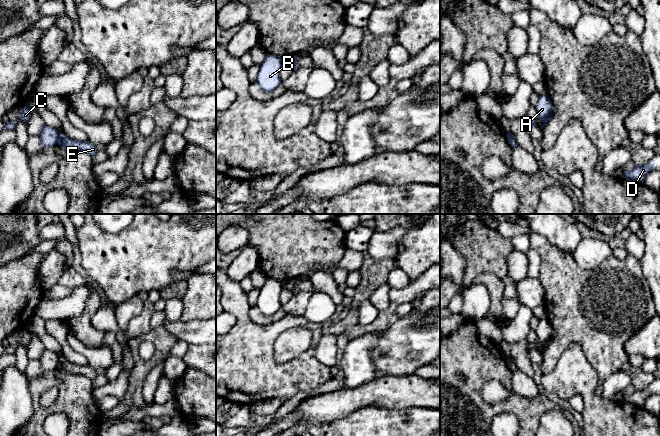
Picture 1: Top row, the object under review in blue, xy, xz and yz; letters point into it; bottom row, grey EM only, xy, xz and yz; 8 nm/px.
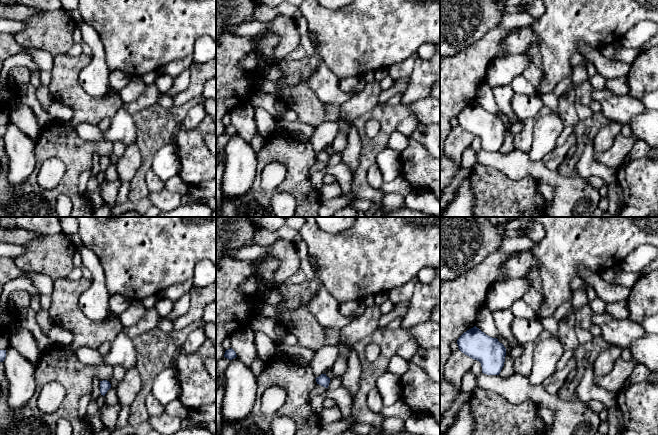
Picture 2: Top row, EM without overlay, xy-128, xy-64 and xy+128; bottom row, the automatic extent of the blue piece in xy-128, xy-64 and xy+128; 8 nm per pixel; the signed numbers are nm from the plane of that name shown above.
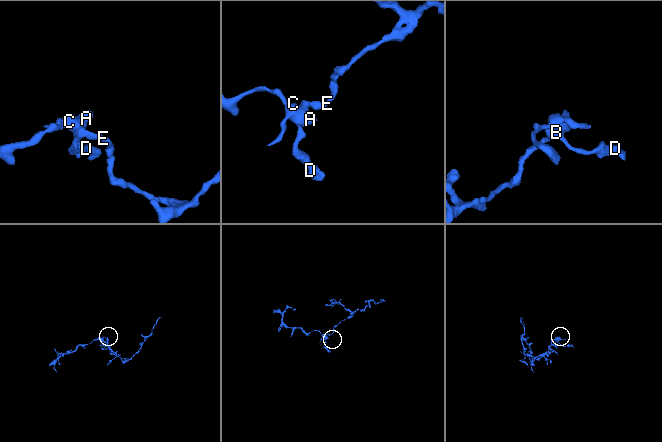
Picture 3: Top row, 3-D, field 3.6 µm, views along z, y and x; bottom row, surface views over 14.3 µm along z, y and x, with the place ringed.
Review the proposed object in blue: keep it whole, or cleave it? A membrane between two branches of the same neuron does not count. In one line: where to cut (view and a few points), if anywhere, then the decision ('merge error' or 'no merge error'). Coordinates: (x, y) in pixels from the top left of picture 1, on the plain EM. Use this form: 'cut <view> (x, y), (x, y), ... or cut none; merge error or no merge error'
cut xy (60, 358), (57, 366); merge error

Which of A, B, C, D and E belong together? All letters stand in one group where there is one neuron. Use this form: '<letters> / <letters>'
A B C D / E

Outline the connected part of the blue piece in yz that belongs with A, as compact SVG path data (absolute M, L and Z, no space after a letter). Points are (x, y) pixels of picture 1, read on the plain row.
M540 319L536 328L536 334L538 337L538 342L543 346L543 349L540 351L541 353L543 353L543 351L550 344L552 332L553 329L548 319Z

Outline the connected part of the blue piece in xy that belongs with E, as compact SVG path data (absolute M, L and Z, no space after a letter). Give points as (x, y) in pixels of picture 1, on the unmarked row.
M60 358L58 369L71 374L79 374L89 378L91 381L95 380L98 372L89 365L77 365L65 358Z

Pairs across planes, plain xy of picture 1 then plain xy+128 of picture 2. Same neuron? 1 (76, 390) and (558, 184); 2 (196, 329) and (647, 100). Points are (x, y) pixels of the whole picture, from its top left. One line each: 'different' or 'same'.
1: different
2: different

